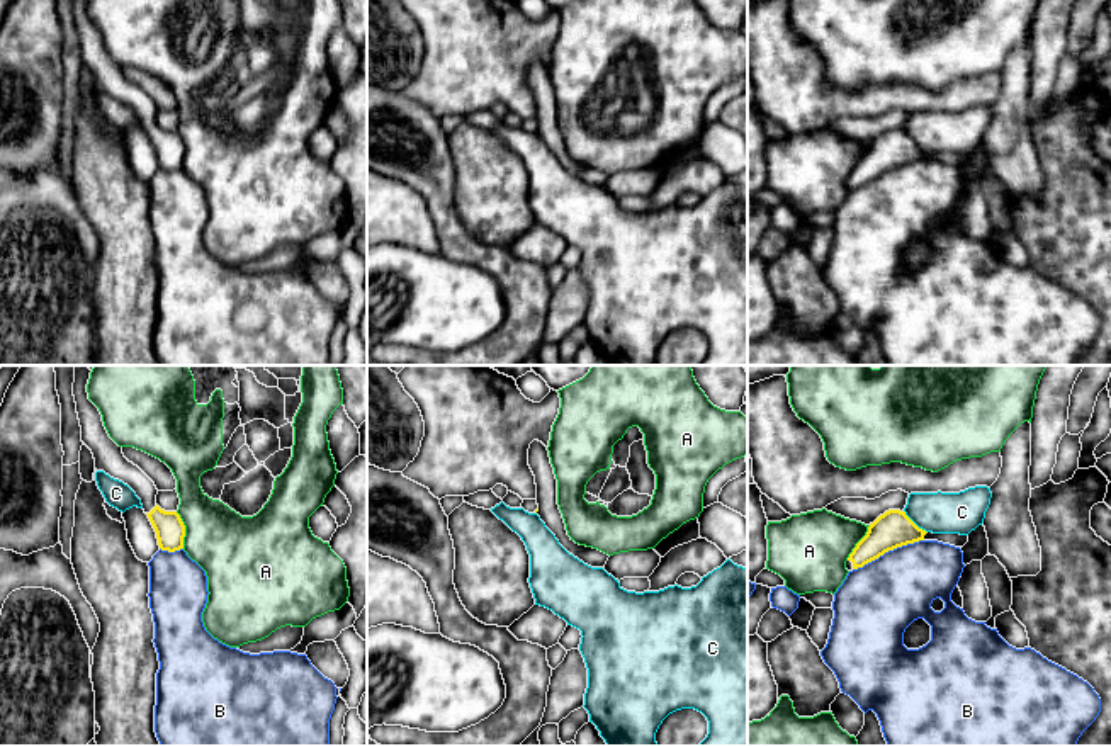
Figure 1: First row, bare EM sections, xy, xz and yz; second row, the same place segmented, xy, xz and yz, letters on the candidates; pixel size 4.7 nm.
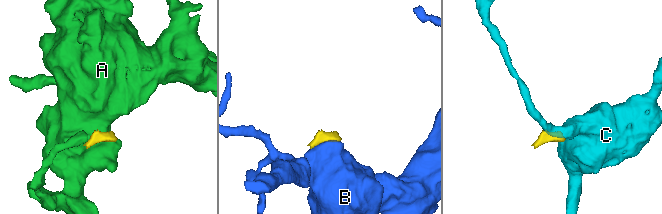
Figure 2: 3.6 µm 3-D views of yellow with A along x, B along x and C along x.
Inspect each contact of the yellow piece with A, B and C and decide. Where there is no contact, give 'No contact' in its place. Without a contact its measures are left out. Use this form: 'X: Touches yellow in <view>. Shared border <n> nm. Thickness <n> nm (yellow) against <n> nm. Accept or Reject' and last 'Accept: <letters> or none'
A: Touches yellow in xy. Shared border 180 nm. Thickness 140 nm (yellow) against 320 nm. Reject
B: Touches yellow in yz. Shared border 360 nm. Thickness 180 nm (yellow) against 360 nm. Reject
C: Touches yellow in yz. Shared border 160 nm. Thickness 180 nm (yellow) against 190 nm. Reject
Accept: none

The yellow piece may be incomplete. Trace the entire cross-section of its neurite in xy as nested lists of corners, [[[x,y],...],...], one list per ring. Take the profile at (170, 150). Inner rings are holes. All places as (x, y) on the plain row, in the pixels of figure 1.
[[[75,0],[73,15],[75,15],[76,32],[82,46],[82,61],[92,70],[95,78],[95,88],[104,90],[110,97],[122,100],[136,112],[136,116],[141,119],[144,133],[148,134],[156,151],[158,165],[161,170],[175,172],[183,168],[185,144],[180,134],[177,131],[165,131],[156,124],[158,109],[155,102],[138,85],[129,82],[122,73],[122,66],[119,66],[109,56],[99,27],[88,19],[87,3],[88,0]]]

